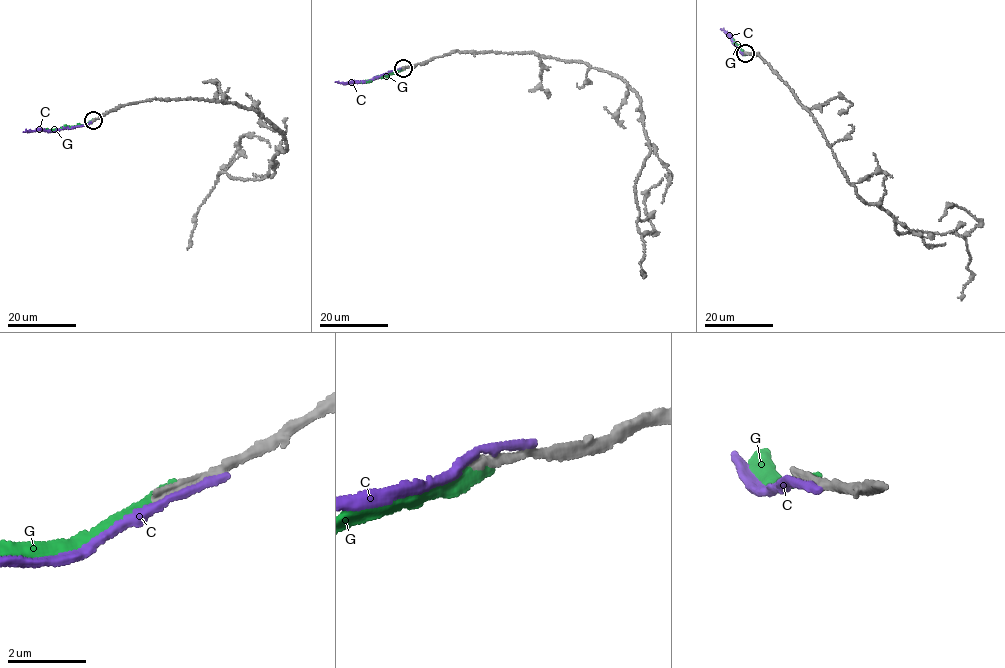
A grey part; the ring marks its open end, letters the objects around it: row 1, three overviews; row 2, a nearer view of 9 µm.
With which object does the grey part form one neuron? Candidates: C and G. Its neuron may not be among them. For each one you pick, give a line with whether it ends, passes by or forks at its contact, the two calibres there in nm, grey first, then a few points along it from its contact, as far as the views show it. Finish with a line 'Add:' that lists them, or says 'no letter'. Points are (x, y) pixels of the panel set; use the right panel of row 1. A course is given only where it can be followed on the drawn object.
G: it ends | 220/360 nm | via (746, 53), (732, 39)
Add: G

